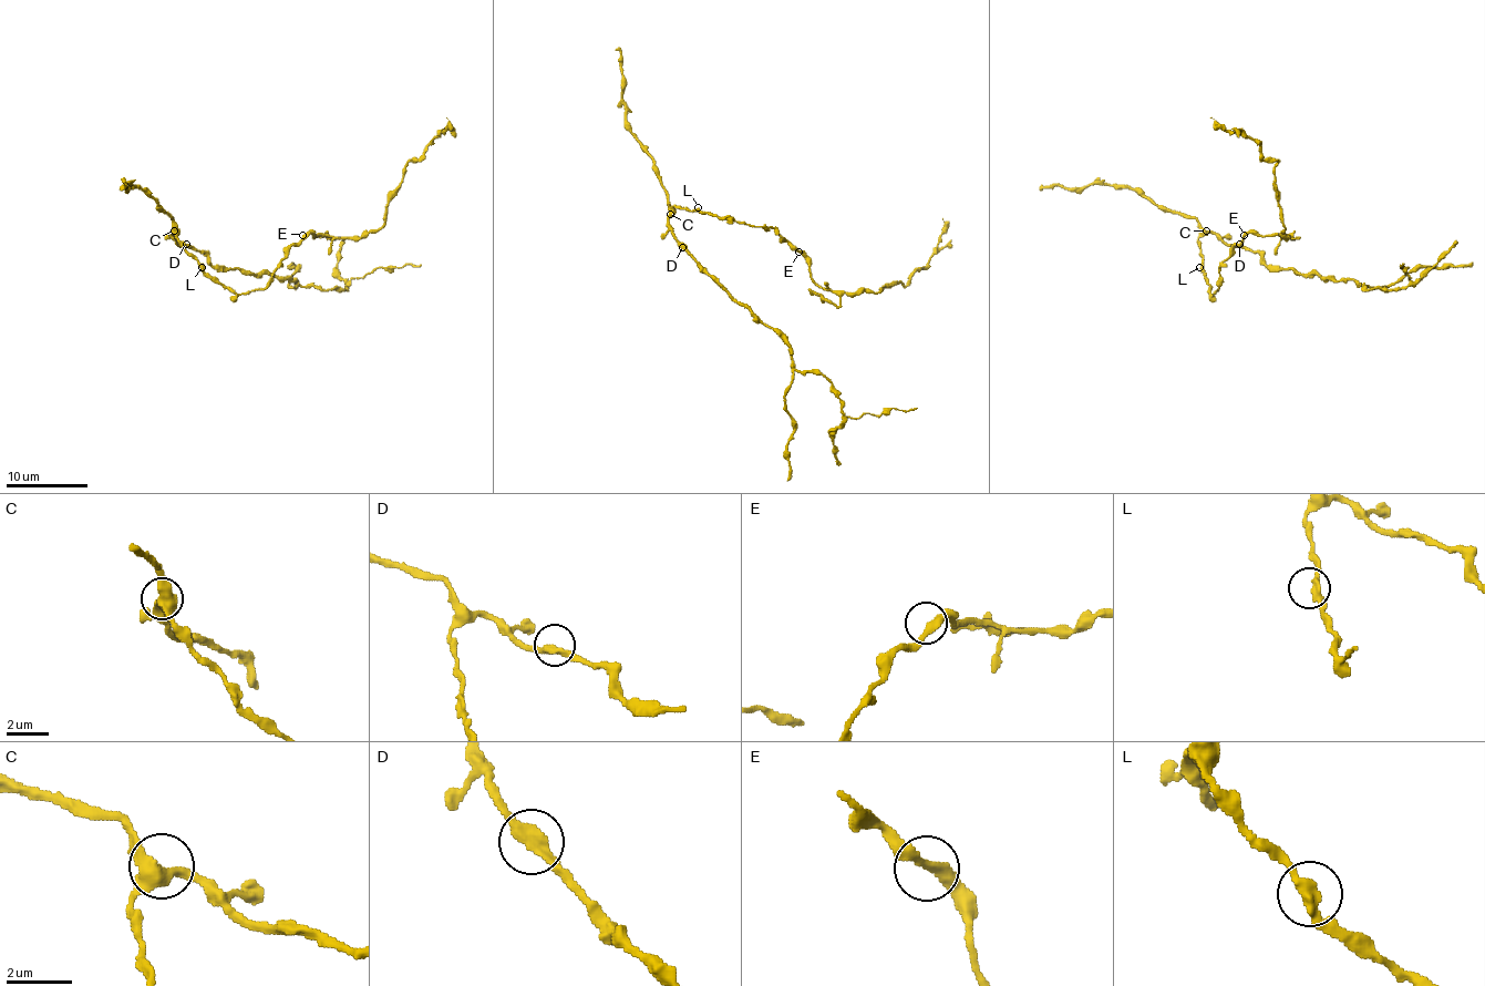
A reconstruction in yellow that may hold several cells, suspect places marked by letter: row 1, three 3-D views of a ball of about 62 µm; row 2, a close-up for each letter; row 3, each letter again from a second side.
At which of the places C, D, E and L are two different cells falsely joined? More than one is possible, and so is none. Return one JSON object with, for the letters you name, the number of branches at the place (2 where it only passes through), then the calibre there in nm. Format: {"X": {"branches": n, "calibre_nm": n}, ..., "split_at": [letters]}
{"split_at": []}

